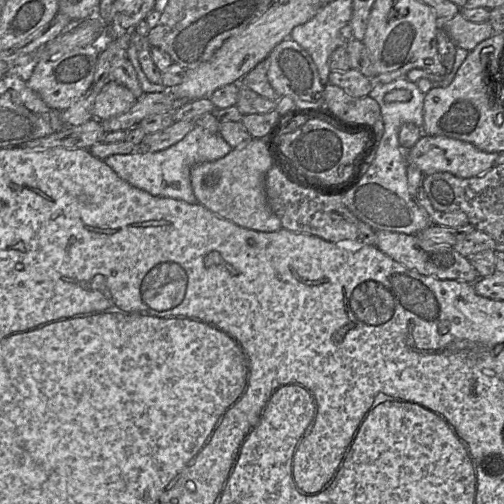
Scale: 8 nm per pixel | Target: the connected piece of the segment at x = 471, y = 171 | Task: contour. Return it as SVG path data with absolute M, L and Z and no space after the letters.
M422 135L416 144L405 150L407 164L417 167L424 175L449 172L460 178L482 175L495 165L498 153L484 152L473 144L445 136Z

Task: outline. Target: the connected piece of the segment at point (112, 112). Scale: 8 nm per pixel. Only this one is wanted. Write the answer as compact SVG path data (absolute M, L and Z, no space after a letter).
M109 81L94 101L93 118L102 121L117 116L130 109L135 101L135 96L128 88L115 81Z

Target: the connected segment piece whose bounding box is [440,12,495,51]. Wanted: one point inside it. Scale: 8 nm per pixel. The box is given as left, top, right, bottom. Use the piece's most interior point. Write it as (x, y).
(466, 34)

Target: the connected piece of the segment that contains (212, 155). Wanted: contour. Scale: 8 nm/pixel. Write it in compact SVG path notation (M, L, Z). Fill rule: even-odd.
M195 127L176 144L157 152L115 154L103 161L124 181L144 190L153 196L183 200L190 204L198 203L192 186L191 170L200 163L212 162L225 157L233 148L218 134L212 134L202 127Z

